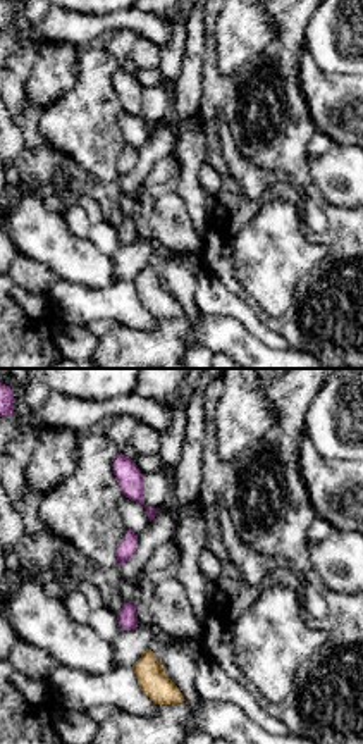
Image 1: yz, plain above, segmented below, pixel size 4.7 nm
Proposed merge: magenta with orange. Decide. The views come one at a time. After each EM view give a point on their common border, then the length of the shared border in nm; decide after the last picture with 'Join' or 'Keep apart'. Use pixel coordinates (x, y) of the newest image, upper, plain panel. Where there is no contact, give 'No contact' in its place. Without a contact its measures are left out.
No contact

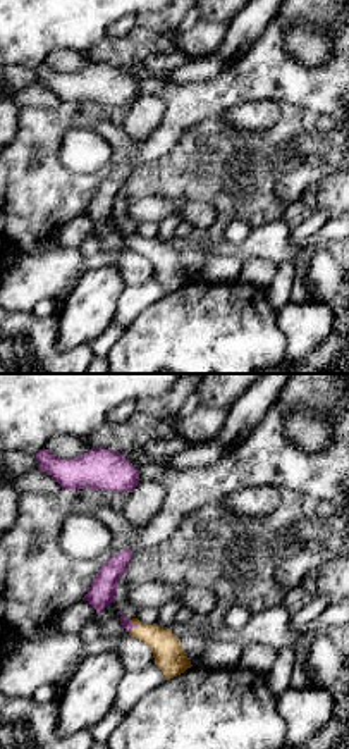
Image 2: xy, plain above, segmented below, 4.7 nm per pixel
Touches magenta at (134, 241). Shared border 70 nm

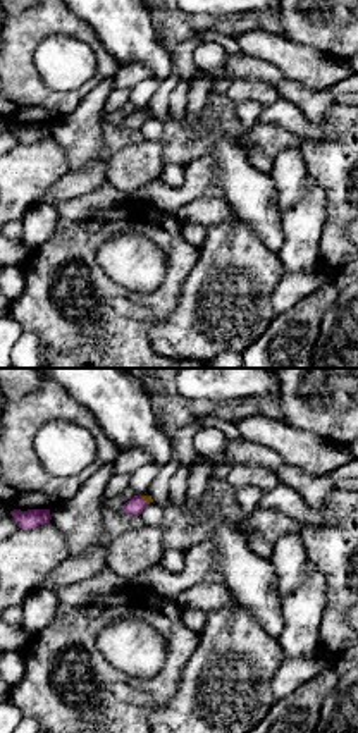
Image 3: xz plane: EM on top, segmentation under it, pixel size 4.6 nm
Touches magenta at (143, 114). Shared border 50 nm

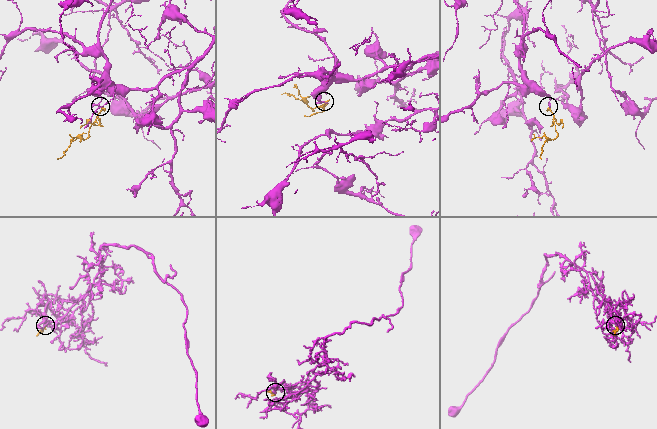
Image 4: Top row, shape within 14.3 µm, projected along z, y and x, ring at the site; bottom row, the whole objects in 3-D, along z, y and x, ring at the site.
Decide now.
Join

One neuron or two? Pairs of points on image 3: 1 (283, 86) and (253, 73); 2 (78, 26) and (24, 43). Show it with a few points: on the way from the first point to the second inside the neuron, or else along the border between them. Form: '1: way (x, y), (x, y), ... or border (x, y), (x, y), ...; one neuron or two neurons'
1: way (276, 80), (269, 73), (260, 73); one neuron
2: way (64, 26), (42, 26), (38, 30); one neuron

